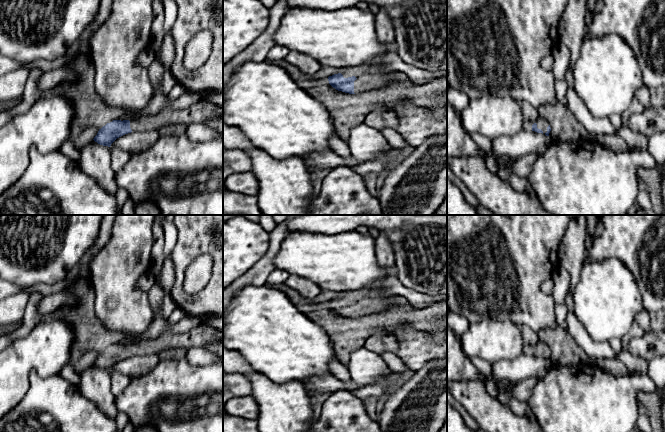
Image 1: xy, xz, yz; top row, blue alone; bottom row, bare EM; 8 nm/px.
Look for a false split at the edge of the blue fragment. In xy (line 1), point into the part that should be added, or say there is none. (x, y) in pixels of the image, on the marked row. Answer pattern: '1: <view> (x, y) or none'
1: xy (203, 111)

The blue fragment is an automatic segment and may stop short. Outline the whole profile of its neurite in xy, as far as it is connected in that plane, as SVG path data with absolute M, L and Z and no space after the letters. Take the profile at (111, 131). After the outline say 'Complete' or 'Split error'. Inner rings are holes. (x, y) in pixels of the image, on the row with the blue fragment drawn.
M201 99L186 109L165 109L155 115L142 115L130 120L113 120L99 129L94 141L110 147L119 137L137 131L158 130L168 124L207 122L216 119L216 112L223 107Z. Split error

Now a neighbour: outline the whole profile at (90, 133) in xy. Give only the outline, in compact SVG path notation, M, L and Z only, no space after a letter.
M88 128L84 130L80 137L73 141L74 147L79 150L82 146L93 140L98 131L99 129L97 128Z

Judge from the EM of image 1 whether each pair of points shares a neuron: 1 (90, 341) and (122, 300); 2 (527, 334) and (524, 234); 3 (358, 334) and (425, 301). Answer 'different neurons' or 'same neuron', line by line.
1: different neurons
2: different neurons
3: different neurons

